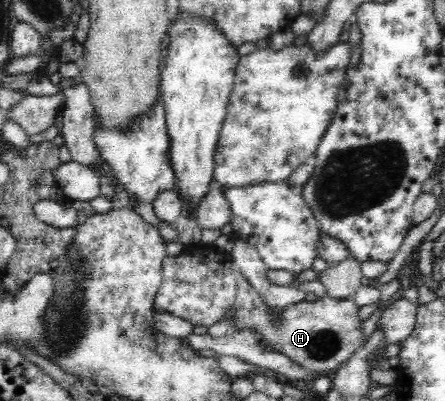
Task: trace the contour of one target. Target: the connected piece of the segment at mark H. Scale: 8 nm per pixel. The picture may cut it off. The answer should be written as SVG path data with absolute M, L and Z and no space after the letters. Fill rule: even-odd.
M187 245L177 256L165 256L162 261L162 284L155 296L153 303L155 313L168 311L175 317L180 317L191 323L193 327L202 325L211 327L214 323L228 319L237 332L251 330L259 336L257 344L261 344L267 350L275 350L285 355L293 363L311 371L314 375L326 376L336 367L343 366L352 357L354 351L362 346L361 321L357 317L357 306L352 298L333 299L329 296L317 298L308 302L287 305L285 309L268 307L259 294L243 278L232 258L226 256L212 245Z

